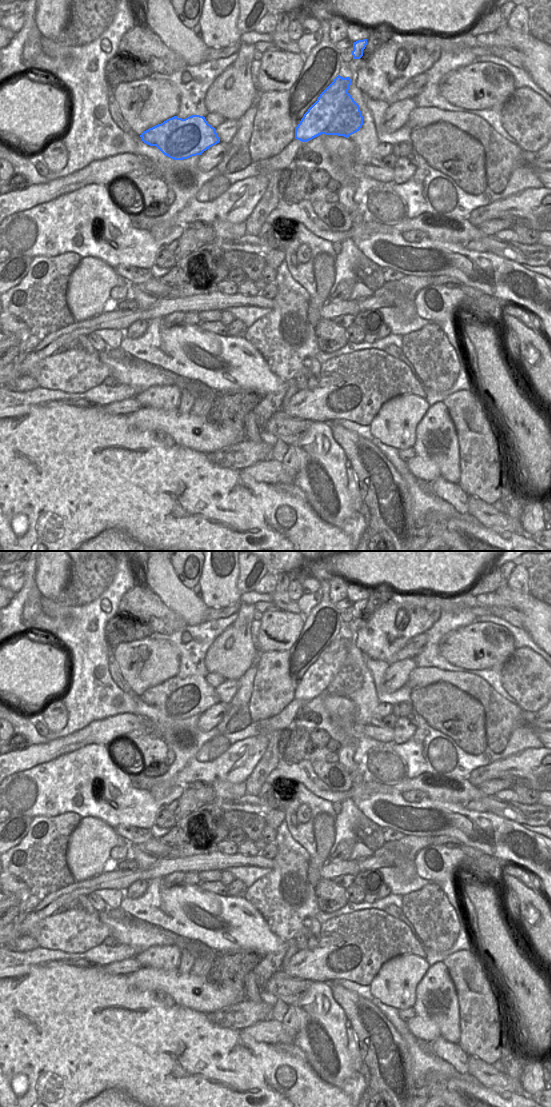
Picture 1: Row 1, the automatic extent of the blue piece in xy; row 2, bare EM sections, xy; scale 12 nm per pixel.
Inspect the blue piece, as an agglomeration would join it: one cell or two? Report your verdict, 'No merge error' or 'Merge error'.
Merge error.

